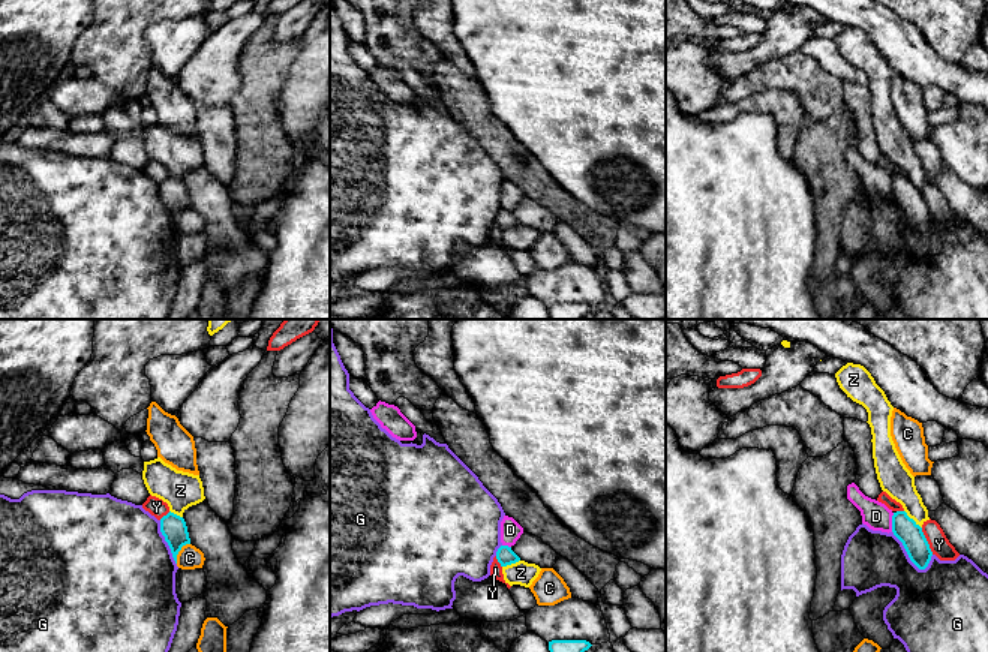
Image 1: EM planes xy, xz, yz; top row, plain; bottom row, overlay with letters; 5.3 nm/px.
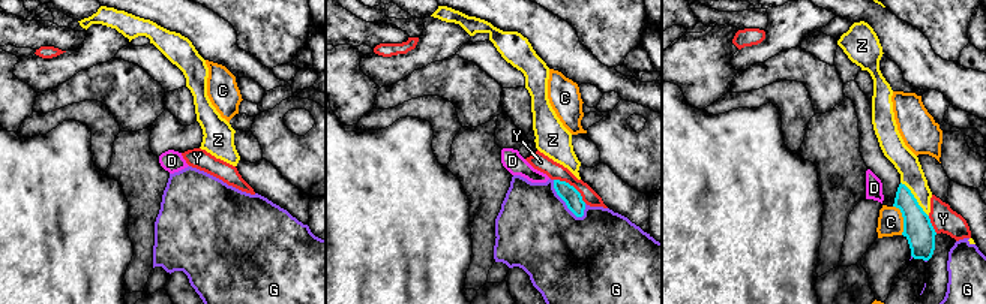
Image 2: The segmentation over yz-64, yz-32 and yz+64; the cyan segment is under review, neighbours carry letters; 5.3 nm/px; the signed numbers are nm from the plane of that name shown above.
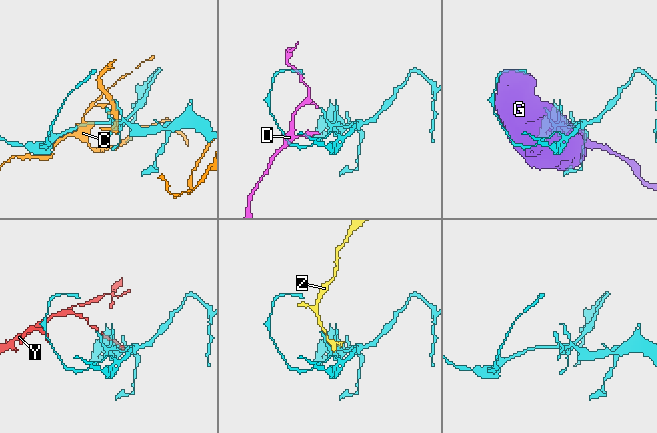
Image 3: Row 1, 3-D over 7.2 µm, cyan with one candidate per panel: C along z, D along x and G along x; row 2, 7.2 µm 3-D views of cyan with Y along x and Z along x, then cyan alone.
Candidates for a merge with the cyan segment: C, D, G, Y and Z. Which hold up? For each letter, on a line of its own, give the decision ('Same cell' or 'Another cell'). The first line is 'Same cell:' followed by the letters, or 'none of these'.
Same cell: none of these
C: Another cell
D: Another cell
G: Another cell
Y: Another cell
Z: Another cell

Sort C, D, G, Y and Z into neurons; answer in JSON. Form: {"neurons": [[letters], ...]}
{"neurons": [["C"], ["D"], ["G"], ["Y"], ["Z"]]}

